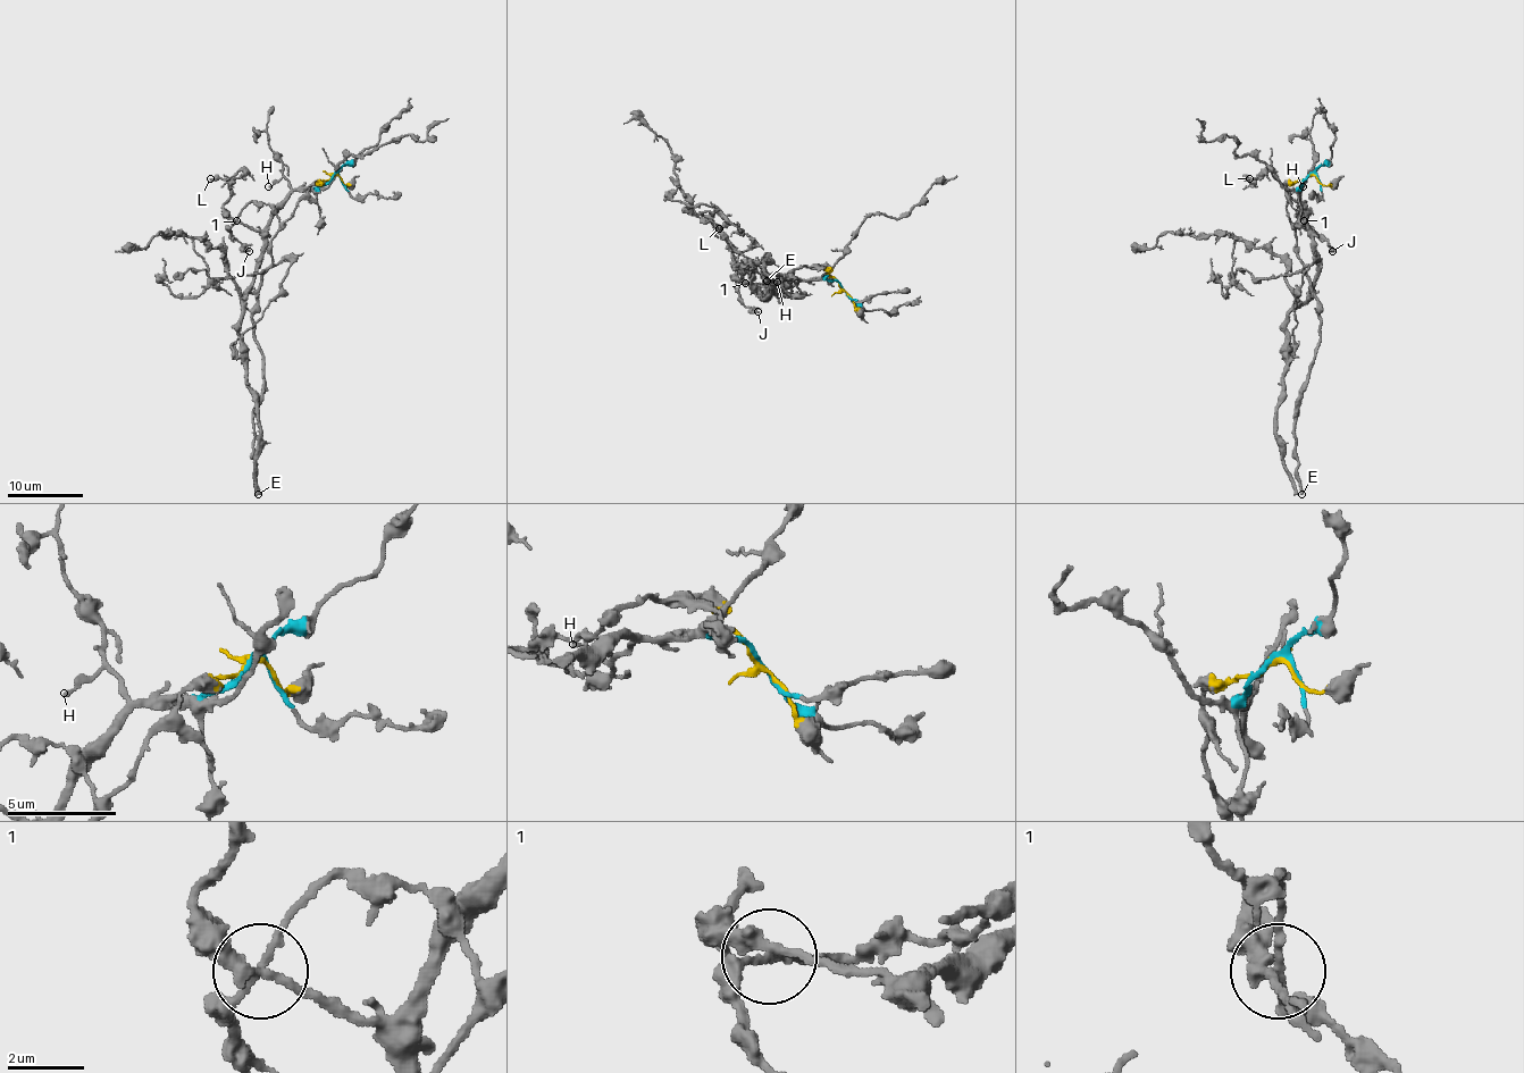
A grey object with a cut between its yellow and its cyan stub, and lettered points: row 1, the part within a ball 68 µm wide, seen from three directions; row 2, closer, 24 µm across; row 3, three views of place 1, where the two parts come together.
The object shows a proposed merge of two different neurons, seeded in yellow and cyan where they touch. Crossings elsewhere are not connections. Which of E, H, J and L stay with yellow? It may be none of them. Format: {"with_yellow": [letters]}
{"with_yellow": ["E", "J"]}

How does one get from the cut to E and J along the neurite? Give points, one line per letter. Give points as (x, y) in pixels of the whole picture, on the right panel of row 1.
E: (1309, 175), (1287, 186), (1297, 257), (1321, 318), (1314, 365), (1295, 418), (1297, 479), (1303, 494)
J: (1309, 175), (1287, 186), (1289, 219), (1295, 223), (1304, 201), (1308, 226), (1326, 240), (1332, 251)

